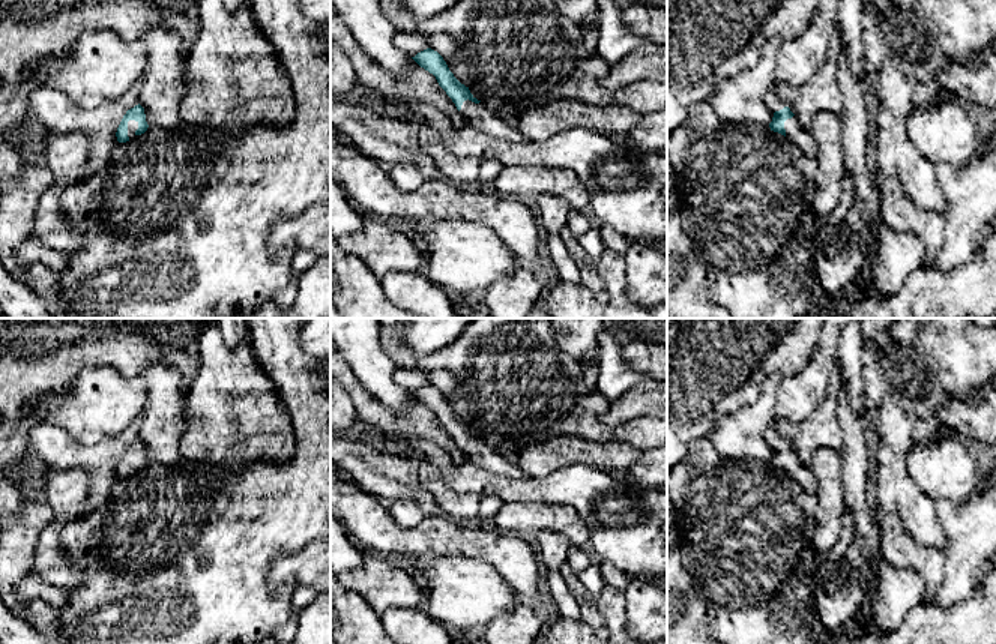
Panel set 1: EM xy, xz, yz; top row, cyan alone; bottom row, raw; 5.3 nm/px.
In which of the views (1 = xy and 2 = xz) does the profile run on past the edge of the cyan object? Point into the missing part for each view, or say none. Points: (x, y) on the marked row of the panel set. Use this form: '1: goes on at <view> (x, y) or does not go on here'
1: goes on at xy (132, 125)
2: goes on at xz (478, 116)

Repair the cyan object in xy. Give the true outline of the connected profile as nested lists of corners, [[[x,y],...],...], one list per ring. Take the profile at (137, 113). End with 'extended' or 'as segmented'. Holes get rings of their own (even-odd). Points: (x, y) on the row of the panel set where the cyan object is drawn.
[[[138,104],[134,108],[128,110],[123,116],[116,137],[119,143],[126,143],[137,135],[141,135],[147,131],[149,125],[146,122],[144,108]]]; extended

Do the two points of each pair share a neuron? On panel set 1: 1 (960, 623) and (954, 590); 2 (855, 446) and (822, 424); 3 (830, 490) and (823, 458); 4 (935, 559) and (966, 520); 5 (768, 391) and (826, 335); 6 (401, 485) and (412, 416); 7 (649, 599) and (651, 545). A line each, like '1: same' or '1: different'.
1: different
2: different
3: same
4: different
5: different
6: different
7: different

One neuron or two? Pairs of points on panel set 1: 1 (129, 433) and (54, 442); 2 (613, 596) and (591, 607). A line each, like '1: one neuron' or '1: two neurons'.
1: one neuron
2: two neurons

